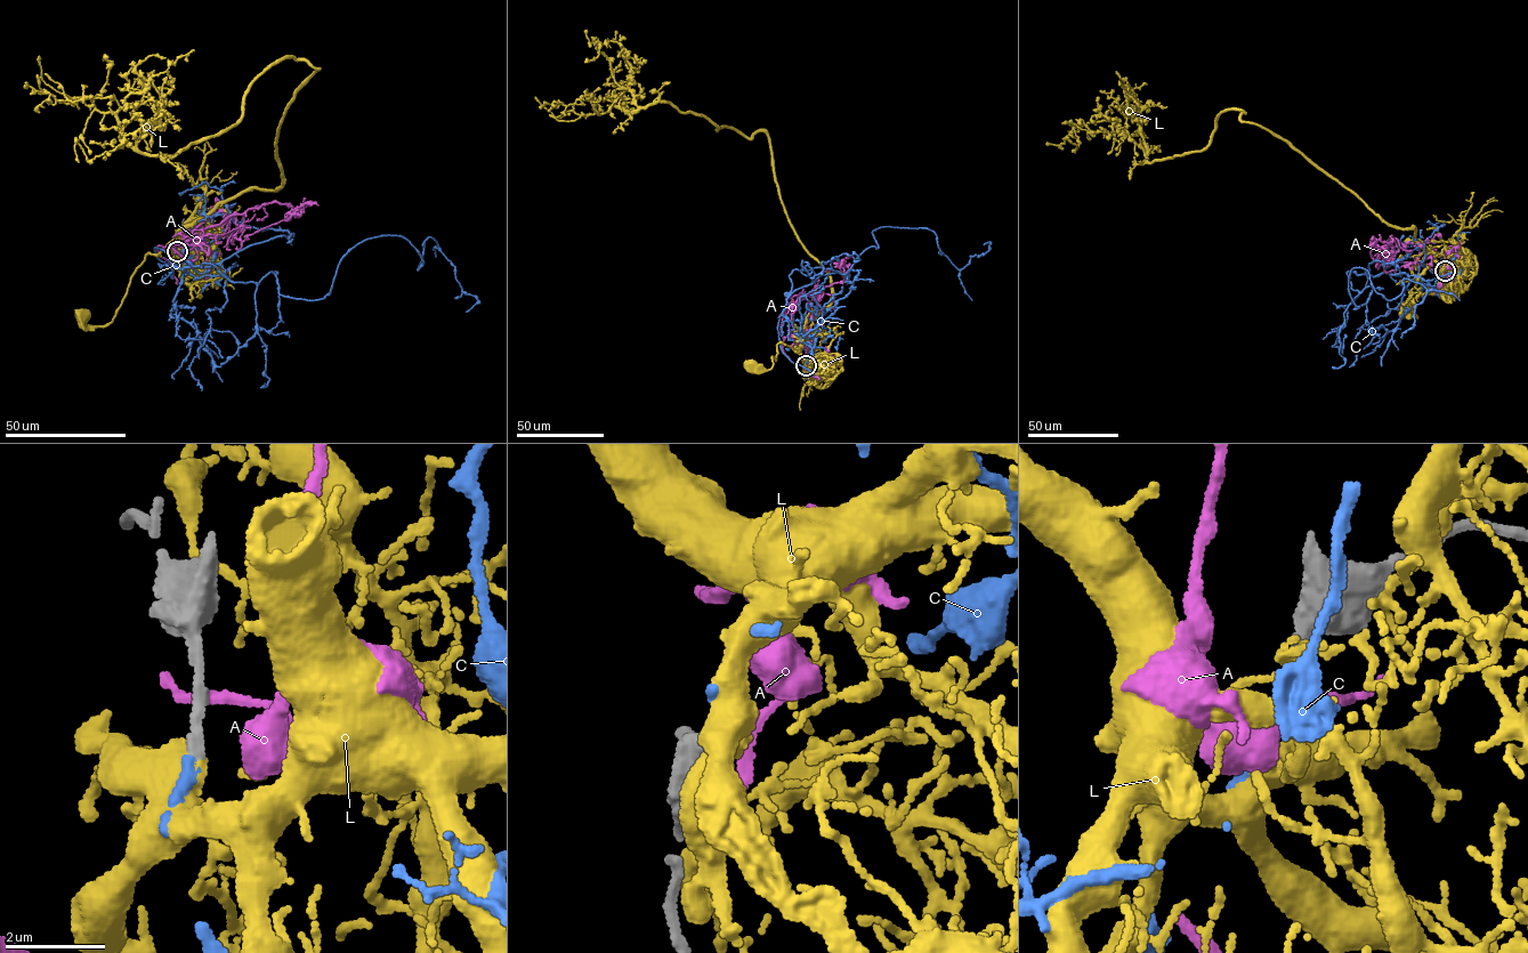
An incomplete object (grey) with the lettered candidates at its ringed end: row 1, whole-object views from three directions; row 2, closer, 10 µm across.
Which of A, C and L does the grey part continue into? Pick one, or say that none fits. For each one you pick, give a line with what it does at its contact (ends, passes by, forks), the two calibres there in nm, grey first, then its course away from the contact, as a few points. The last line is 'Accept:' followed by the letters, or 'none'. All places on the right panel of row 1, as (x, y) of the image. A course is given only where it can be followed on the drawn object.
C: it ends there; 240 nm thick on the grey side, 220 nm on the other; it runs (1445, 272), (1348, 271), (1372, 288), (1353, 309), (1355, 267), (1389, 300), (1427, 289), (1401, 338)
Accept: C

